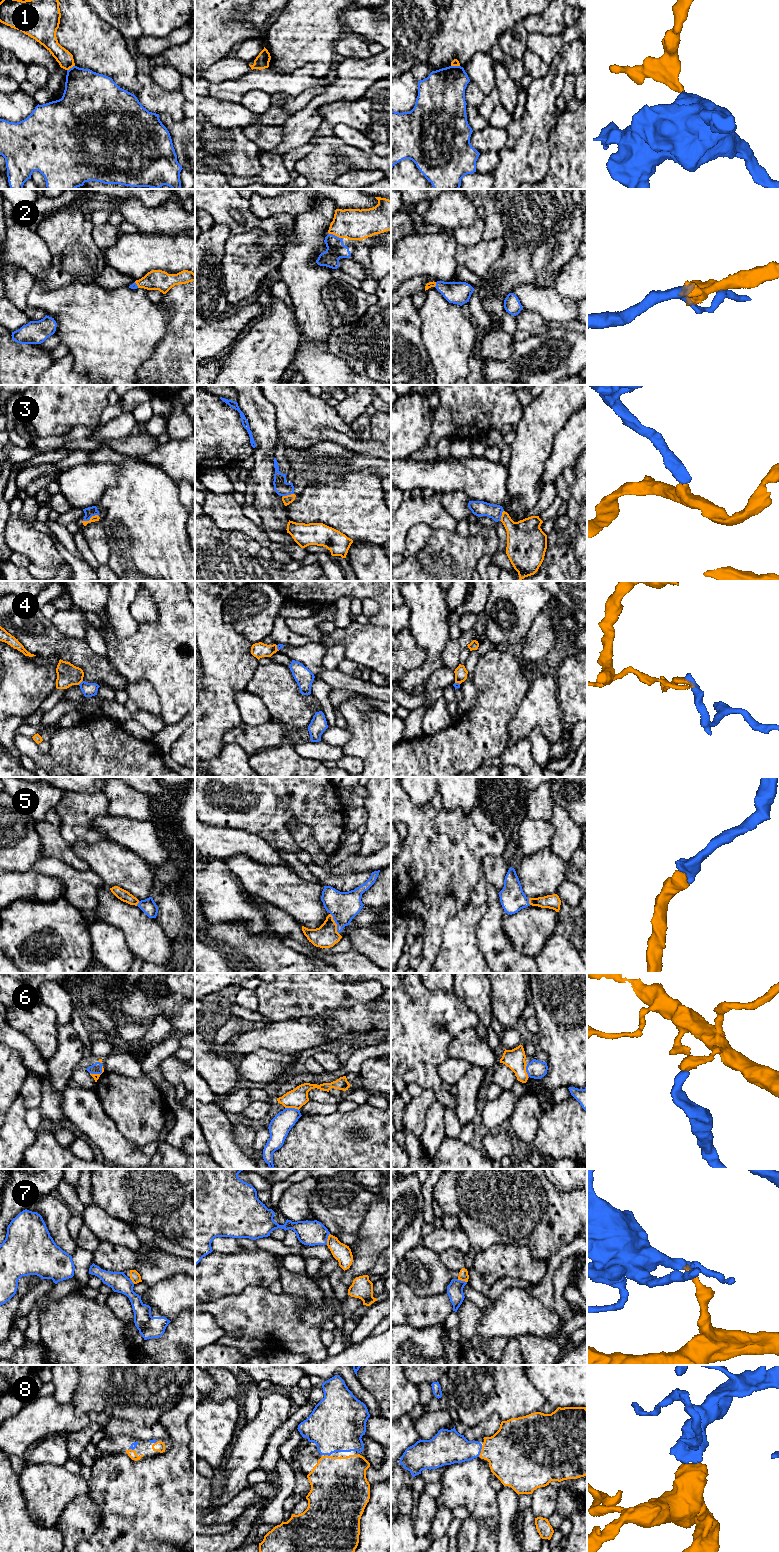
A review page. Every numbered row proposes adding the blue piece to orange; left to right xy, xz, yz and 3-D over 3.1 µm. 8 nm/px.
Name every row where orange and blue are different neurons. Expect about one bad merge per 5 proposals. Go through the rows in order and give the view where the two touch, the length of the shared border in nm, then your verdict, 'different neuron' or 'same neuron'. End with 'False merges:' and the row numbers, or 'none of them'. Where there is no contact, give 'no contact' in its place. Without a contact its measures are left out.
1: xy | 80 nm | different neuron
2: xz | 130 nm | same neuron
3: xy | 140 nm | same neuron
4: xy | 50 nm | different neuron
5: xz | 180 nm | same neuron
6: xy | 120 nm | different neuron
7: xz | 100 nm | different neuron
8: yz | 100 nm | same neuron
False merges: 1, 4, 6, 7

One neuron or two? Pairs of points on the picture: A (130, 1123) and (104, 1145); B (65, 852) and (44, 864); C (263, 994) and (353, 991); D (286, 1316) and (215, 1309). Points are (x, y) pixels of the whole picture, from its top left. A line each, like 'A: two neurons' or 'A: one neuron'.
A: two neurons
B: two neurons
C: one neuron
D: one neuron

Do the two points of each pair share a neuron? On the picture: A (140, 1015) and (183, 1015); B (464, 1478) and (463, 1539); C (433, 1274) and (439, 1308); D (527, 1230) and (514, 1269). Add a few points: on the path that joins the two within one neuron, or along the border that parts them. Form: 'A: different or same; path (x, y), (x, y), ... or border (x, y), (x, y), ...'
A: same; path (151, 1009), (172, 1009)
B: different; border (471, 1514), (478, 1527), (477, 1538)
C: different; border (413, 1292), (417, 1295), (446, 1293)
D: different; border (499, 1242), (525, 1245), (534, 1258), (541, 1259)

